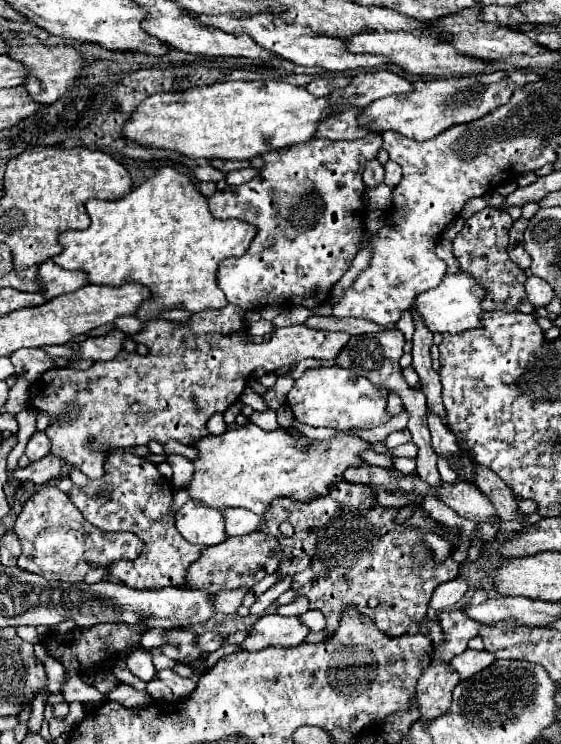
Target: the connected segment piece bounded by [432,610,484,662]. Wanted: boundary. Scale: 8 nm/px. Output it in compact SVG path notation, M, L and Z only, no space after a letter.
M448 610L440 614L440 628L444 632L444 638L440 646L432 646L432 658L450 662L454 656L462 654L462 650L468 648L468 640L480 636L478 630L484 624L478 624L472 618L466 618L460 610Z

